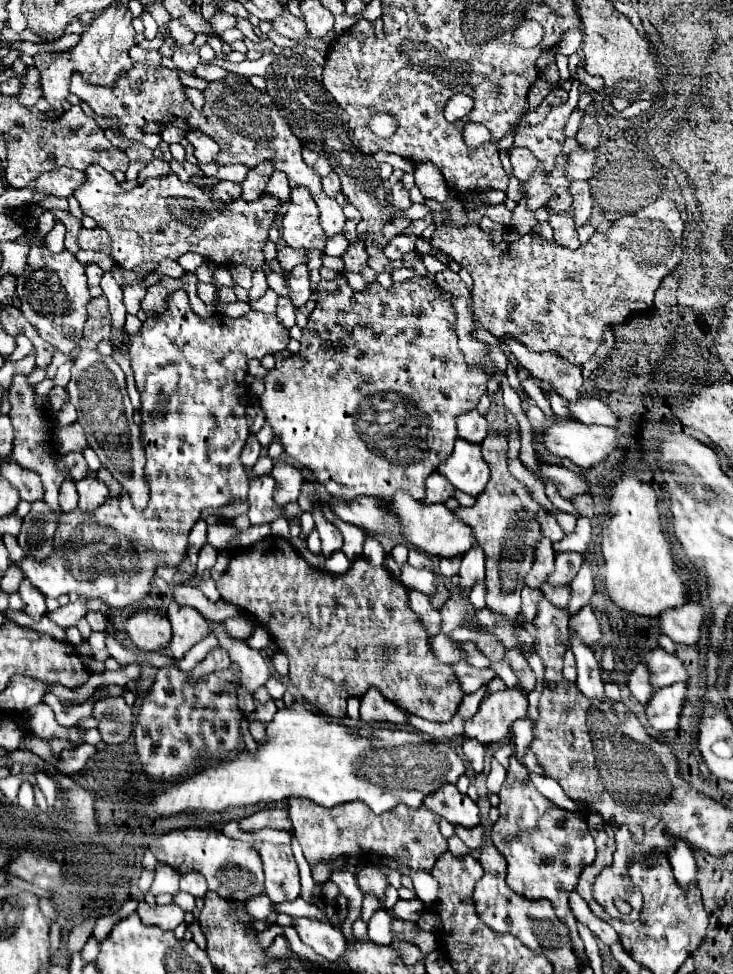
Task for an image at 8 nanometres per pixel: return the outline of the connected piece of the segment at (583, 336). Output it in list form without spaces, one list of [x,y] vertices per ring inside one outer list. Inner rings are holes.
[[[425,161],[425,163],[417,163],[417,165],[415,165],[415,173],[413,173],[413,175],[415,175],[415,185],[417,185],[417,187],[419,187],[419,189],[421,189],[421,193],[423,193],[423,195],[425,195],[425,197],[427,197],[427,199],[437,199],[437,201],[441,201],[441,203],[443,203],[443,207],[445,207],[445,209],[449,209],[449,213],[451,213],[451,219],[453,219],[453,221],[447,221],[447,219],[445,219],[445,225],[453,225],[453,227],[445,227],[445,229],[437,229],[437,231],[435,231],[435,235],[433,235],[433,241],[431,241],[431,245],[433,245],[433,247],[437,247],[437,249],[443,249],[443,251],[445,251],[445,253],[447,253],[447,255],[451,255],[451,257],[453,257],[453,259],[455,259],[455,261],[457,261],[457,263],[461,263],[461,265],[463,265],[463,267],[465,267],[465,269],[467,269],[467,271],[469,271],[469,273],[471,273],[471,277],[473,277],[473,293],[471,293],[471,295],[473,295],[473,303],[475,303],[475,319],[479,319],[479,321],[481,321],[481,325],[483,325],[483,327],[487,327],[487,329],[489,329],[489,331],[491,331],[491,333],[493,333],[493,335],[495,335],[495,337],[503,337],[503,335],[515,335],[515,337],[517,337],[517,339],[519,339],[519,341],[521,341],[521,343],[525,343],[525,345],[527,345],[527,347],[531,347],[531,349],[535,349],[535,351],[555,351],[555,353],[559,353],[559,355],[561,355],[561,357],[565,357],[565,359],[567,359],[567,361],[571,361],[571,363],[573,363],[573,365],[585,365],[585,363],[587,363],[587,361],[589,361],[589,359],[591,359],[591,357],[593,357],[593,353],[595,353],[595,351],[597,351],[597,349],[599,349],[599,345],[601,345],[601,343],[603,343],[603,331],[605,331],[605,329],[607,329],[607,327],[615,327],[615,325],[621,325],[621,323],[625,323],[625,321],[627,321],[627,317],[631,317],[631,315],[637,315],[637,313],[645,313],[645,311],[649,311],[649,309],[651,309],[651,307],[653,307],[653,299],[655,299],[655,297],[653,297],[653,295],[655,295],[655,289],[659,289],[659,285],[661,285],[661,281],[663,281],[663,277],[667,277],[667,275],[669,275],[669,273],[671,273],[671,271],[675,271],[675,267],[677,267],[677,265],[679,265],[679,259],[681,259],[681,257],[683,257],[683,247],[681,247],[681,241],[683,241],[683,229],[685,229],[685,223],[683,223],[683,219],[681,219],[681,213],[679,213],[679,209],[677,209],[677,205],[675,205],[675,203],[673,203],[673,201],[671,201],[671,199],[669,199],[669,197],[659,197],[659,199],[657,199],[657,201],[653,201],[653,203],[651,203],[651,205],[647,205],[647,207],[643,207],[643,209],[641,209],[641,211],[639,211],[639,213],[633,213],[633,215],[623,215],[623,217],[621,217],[621,219],[617,219],[617,221],[615,221],[615,223],[613,223],[613,227],[609,227],[609,231],[605,231],[605,233],[595,233],[595,235],[593,235],[593,237],[591,237],[591,239],[589,239],[589,241],[587,241],[587,243],[585,243],[585,245],[581,245],[581,247],[579,247],[579,249],[575,249],[575,251],[571,251],[571,249],[567,249],[567,247],[561,247],[561,245],[557,245],[557,243],[555,243],[555,241],[547,241],[547,239],[543,239],[543,237],[541,237],[541,235],[539,235],[539,233],[527,233],[527,235],[521,235],[521,237],[517,237],[517,235],[519,235],[519,233],[517,233],[517,231],[515,231],[515,229],[513,229],[513,227],[505,227],[505,231],[503,231],[503,233],[505,233],[505,239],[503,239],[503,241],[501,241],[501,243],[497,243],[497,245],[495,245],[495,243],[493,243],[493,239],[491,239],[491,237],[493,237],[493,231],[481,231],[481,229],[479,229],[479,227],[477,227],[477,225],[475,225],[475,223],[471,223],[471,221],[469,221],[469,219],[467,219],[467,215],[465,215],[465,213],[463,213],[463,207],[461,207],[461,199],[459,199],[459,197],[457,197],[457,193],[451,193],[451,189],[449,189],[449,187],[447,187],[447,183],[445,183],[445,179],[443,179],[443,175],[441,175],[441,171],[439,171],[439,167],[435,167],[435,163],[429,163],[429,161]],[[463,221],[469,221],[469,225],[467,225],[467,227],[465,227],[465,229],[457,229],[457,223],[463,223]]]

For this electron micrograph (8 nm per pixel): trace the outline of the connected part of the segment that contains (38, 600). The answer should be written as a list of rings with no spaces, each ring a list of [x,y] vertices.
[[[27,577],[21,579],[19,593],[21,593],[21,599],[23,599],[23,603],[25,603],[25,613],[29,613],[33,619],[39,621],[39,619],[47,613],[43,593],[41,593],[37,587],[33,587]]]

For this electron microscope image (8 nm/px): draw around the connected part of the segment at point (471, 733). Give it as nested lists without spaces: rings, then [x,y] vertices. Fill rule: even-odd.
[[[507,687],[503,691],[487,693],[479,711],[467,721],[465,737],[475,737],[481,743],[503,741],[509,735],[513,721],[527,717],[529,701],[527,691],[521,687]]]

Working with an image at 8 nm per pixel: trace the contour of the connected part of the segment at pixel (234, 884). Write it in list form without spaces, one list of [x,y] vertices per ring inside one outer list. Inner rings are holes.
[[[195,827],[175,829],[153,839],[149,849],[161,863],[171,865],[177,873],[189,873],[189,871],[203,873],[209,883],[209,889],[213,889],[223,899],[241,901],[263,893],[263,863],[259,853],[247,843],[225,837],[221,831],[195,829]]]

